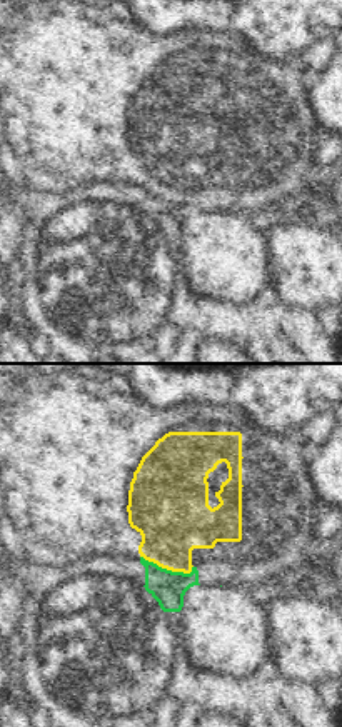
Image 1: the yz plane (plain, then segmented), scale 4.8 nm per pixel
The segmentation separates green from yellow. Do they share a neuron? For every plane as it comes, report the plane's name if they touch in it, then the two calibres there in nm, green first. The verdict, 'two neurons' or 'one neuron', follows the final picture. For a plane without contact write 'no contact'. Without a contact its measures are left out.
yz | 170/340 nm

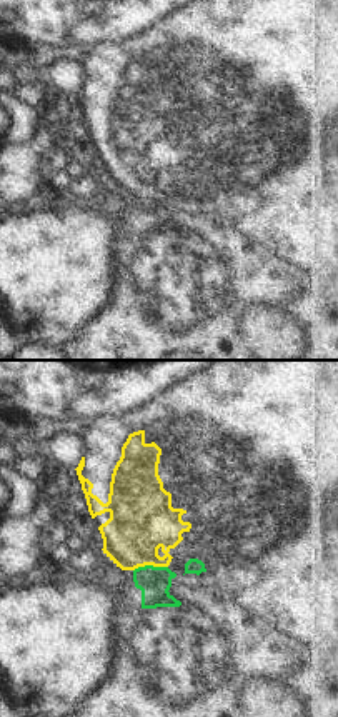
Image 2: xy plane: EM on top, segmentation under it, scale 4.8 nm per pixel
xy | 150/320 nm

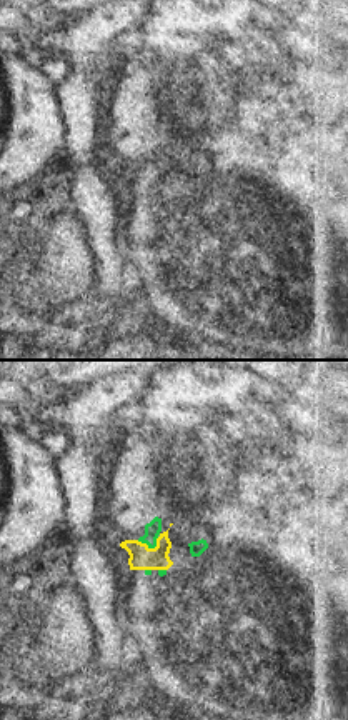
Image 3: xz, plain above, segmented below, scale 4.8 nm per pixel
xz | 80/120 nm

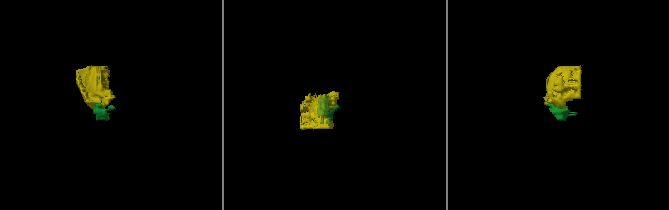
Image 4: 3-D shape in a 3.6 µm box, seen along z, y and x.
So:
two neurons

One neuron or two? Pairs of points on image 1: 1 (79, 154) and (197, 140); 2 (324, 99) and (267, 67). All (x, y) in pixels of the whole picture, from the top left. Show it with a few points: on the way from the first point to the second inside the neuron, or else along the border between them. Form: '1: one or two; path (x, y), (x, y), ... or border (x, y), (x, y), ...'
1: one; path (109, 152), (134, 152), (145, 142), (167, 140)
2: two; border (311, 79), (309, 105), (319, 129)

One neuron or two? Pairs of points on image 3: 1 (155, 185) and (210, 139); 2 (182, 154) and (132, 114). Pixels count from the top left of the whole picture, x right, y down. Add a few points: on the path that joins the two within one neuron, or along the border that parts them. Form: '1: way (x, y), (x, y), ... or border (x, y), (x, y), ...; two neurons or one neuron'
1: border (167, 157), (169, 184), (174, 189), (207, 189); two neurons
2: way (170, 142), (159, 140), (144, 125); one neuron

